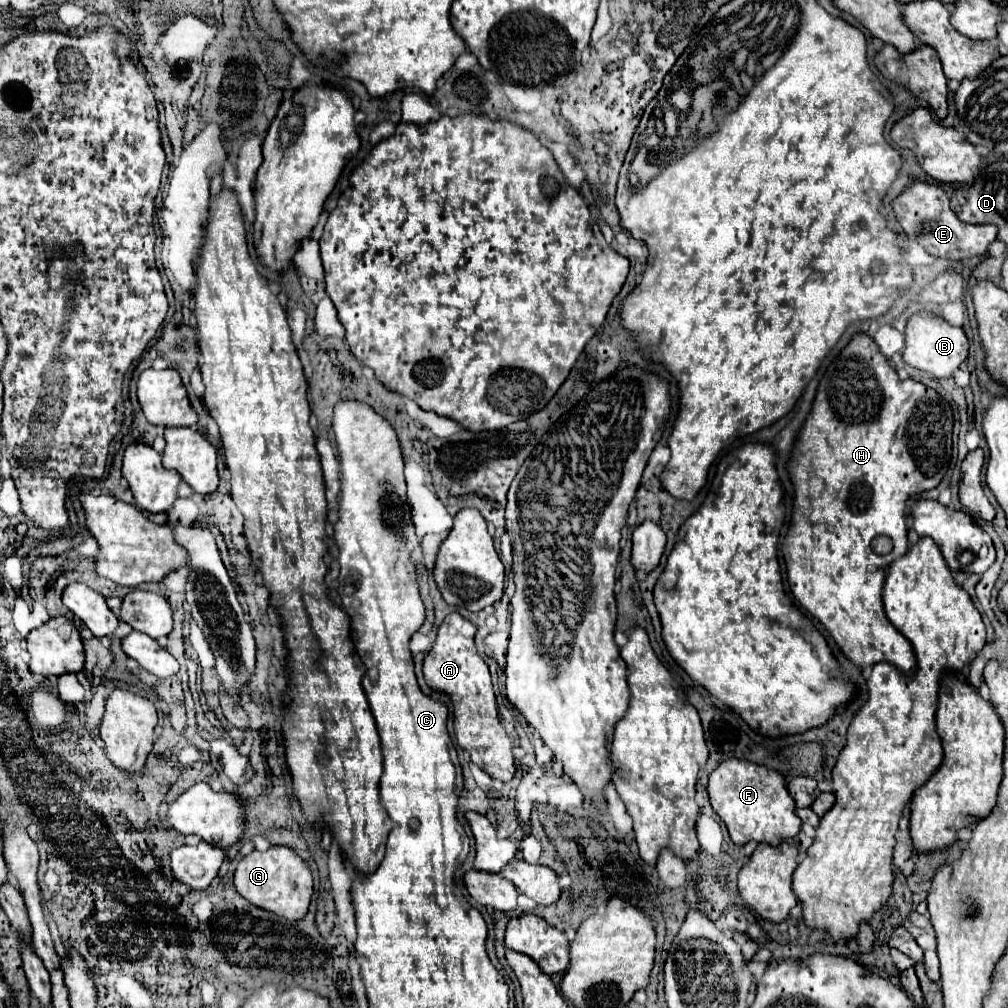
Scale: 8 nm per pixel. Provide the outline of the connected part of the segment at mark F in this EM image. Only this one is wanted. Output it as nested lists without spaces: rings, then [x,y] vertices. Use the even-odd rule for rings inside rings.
[[[729,758],[711,772],[707,792],[713,812],[723,820],[737,846],[751,840],[779,846],[783,840],[791,840],[799,834],[801,820],[795,814],[795,800],[787,792],[785,776],[767,766]]]

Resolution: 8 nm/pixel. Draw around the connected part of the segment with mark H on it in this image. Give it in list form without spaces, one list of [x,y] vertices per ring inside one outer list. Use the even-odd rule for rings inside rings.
[[[859,332],[829,364],[819,382],[813,408],[797,434],[787,464],[789,480],[795,488],[793,514],[781,548],[787,564],[789,588],[799,604],[829,630],[843,654],[859,668],[891,662],[905,674],[915,672],[911,642],[887,620],[881,590],[885,584],[885,570],[895,558],[907,554],[907,498],[935,488],[949,468],[951,430],[953,410],[949,402],[917,380],[899,380],[877,344],[867,334]],[[877,536],[891,538],[893,550],[889,554],[873,552],[871,542]]]

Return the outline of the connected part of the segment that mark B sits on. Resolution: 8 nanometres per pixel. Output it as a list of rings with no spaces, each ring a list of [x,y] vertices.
[[[921,310],[907,320],[903,360],[909,366],[919,368],[935,378],[949,378],[967,360],[967,356],[969,356],[969,340],[963,328],[951,326],[947,320],[927,310]]]

